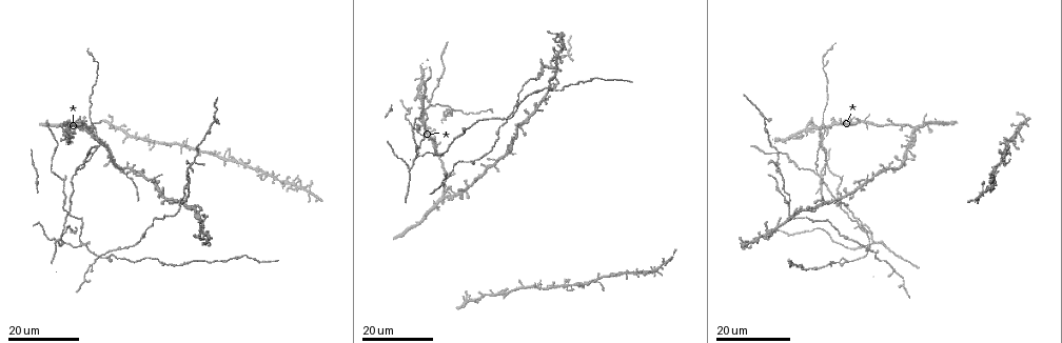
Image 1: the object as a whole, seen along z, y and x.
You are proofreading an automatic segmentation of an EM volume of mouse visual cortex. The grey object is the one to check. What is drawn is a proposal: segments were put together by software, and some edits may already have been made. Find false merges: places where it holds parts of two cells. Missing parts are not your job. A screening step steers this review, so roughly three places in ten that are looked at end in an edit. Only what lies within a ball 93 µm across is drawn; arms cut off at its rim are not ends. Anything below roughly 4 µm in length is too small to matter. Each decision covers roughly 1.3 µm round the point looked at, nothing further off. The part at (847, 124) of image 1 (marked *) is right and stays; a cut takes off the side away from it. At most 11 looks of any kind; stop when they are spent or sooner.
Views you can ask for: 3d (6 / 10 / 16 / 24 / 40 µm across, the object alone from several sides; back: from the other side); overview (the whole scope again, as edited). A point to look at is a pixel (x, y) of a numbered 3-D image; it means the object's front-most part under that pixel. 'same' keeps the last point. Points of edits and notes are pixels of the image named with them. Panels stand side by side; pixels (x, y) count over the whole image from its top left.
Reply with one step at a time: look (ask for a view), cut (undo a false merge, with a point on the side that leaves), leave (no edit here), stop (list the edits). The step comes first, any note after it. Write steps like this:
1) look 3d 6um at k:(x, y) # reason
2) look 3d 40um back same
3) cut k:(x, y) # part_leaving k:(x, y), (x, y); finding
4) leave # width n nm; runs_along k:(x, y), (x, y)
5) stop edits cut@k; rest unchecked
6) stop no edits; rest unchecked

look 3d 16um at 1:(434, 156) # arms part here

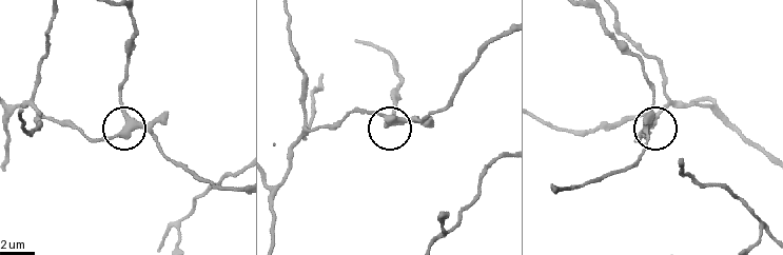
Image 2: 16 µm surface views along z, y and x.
look 3d 10um at 2:(395, 119)

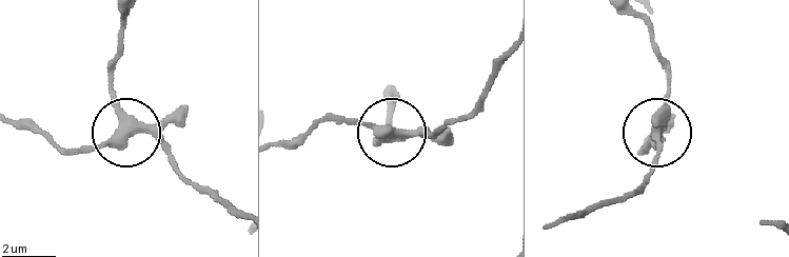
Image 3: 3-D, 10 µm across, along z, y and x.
cut 3:(112, 84) # width 350 nm; part_leaving 3:(131, 125), (111, 80), (123, 18); a second cell is stuck on

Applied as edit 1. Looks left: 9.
look overview

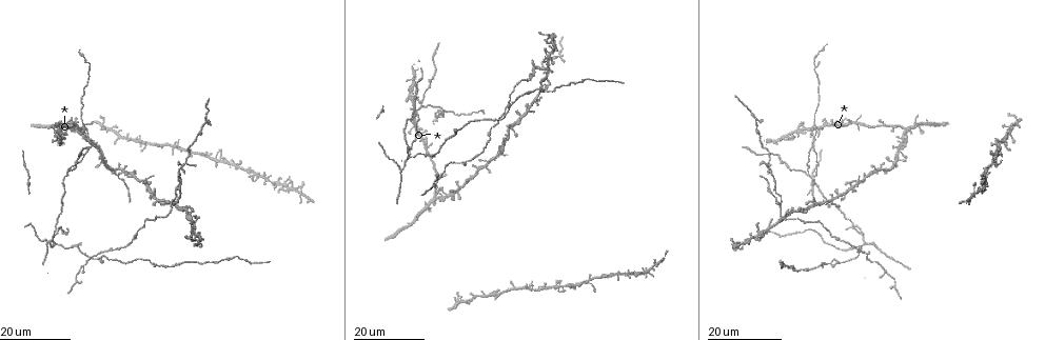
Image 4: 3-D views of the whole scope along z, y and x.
look 3d 24um at 4:(407, 158) # two arms at a narrow angle

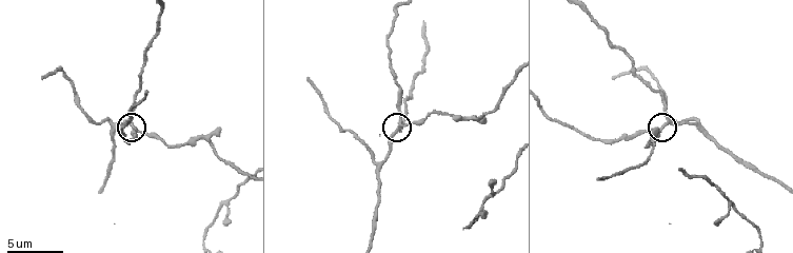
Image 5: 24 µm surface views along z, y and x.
look 3d 6um at 5:(669, 121)

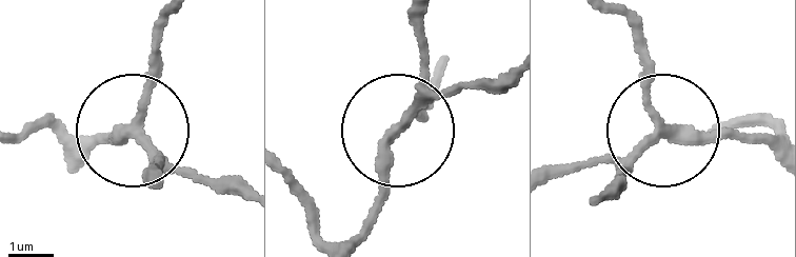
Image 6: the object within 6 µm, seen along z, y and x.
leave # side_arm 17 um; runs_along 6:(627, 20), (664, 130), (770, 134); one cell here

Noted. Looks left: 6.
look 3d 16um at 4:(90, 137) # looks like a crossing

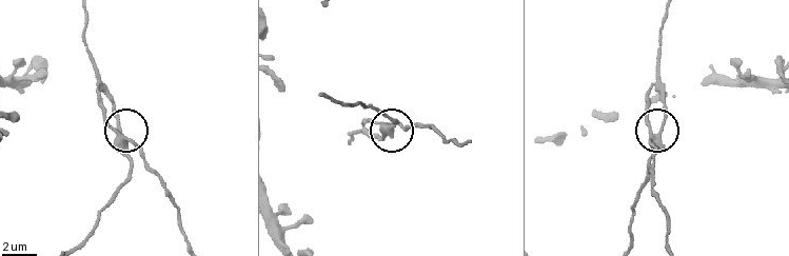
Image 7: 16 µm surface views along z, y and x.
look 3d 6um at 7:(130, 140) # closer look

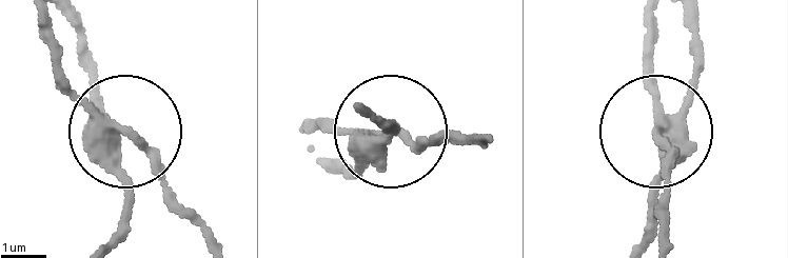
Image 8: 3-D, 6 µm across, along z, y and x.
leave # arms 5; all the same cell

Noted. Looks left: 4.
look 3d 16um at 4:(421, 108)

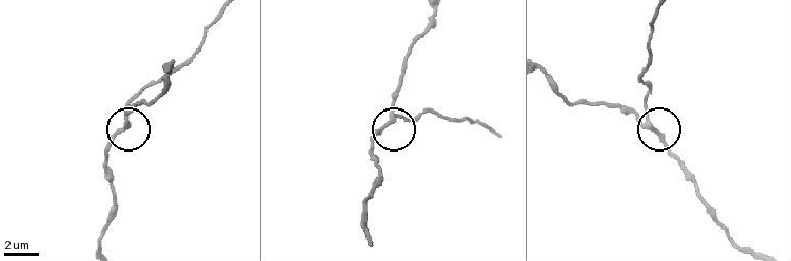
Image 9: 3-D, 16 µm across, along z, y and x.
look 3d 6um at 9:(391, 120)

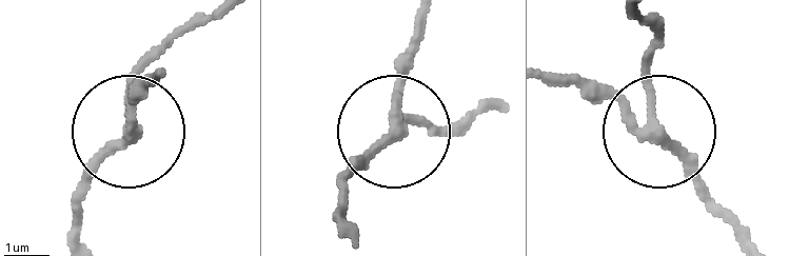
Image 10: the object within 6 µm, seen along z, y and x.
leave # continuous, no second cell

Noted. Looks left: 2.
look 3d 10um at 7:(593, 114) # arms part here

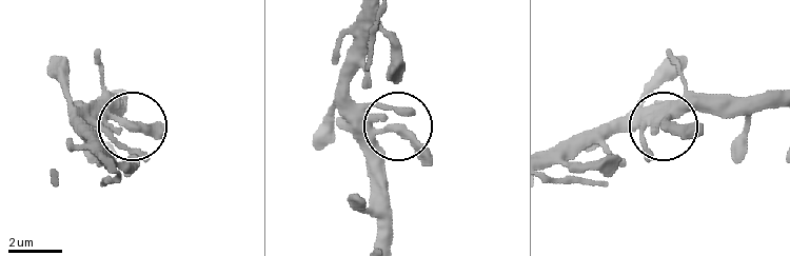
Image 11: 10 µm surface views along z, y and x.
leave # arms 3; continuous, no second cell

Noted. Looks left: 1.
stop edits cut@3; rest unchecked

